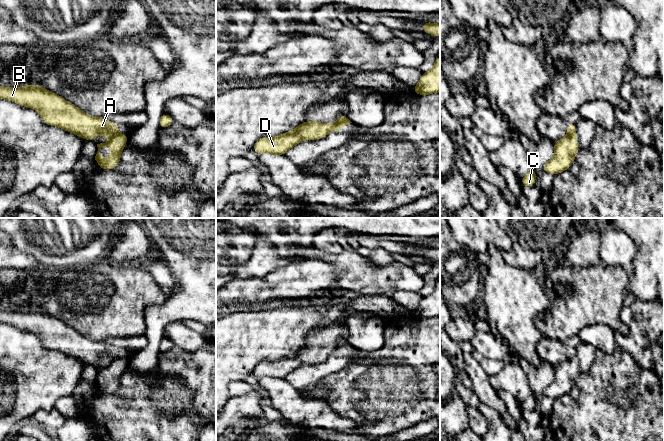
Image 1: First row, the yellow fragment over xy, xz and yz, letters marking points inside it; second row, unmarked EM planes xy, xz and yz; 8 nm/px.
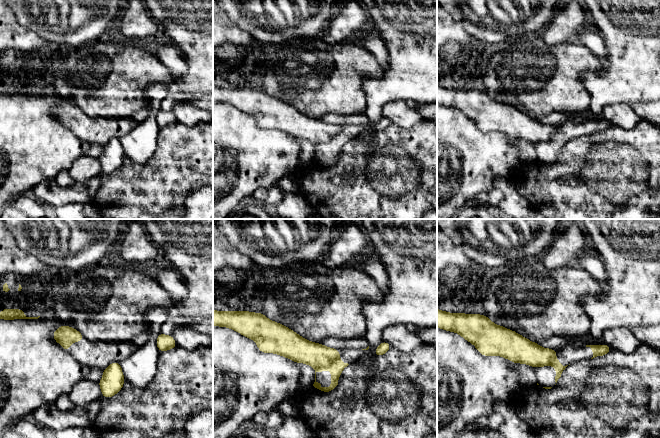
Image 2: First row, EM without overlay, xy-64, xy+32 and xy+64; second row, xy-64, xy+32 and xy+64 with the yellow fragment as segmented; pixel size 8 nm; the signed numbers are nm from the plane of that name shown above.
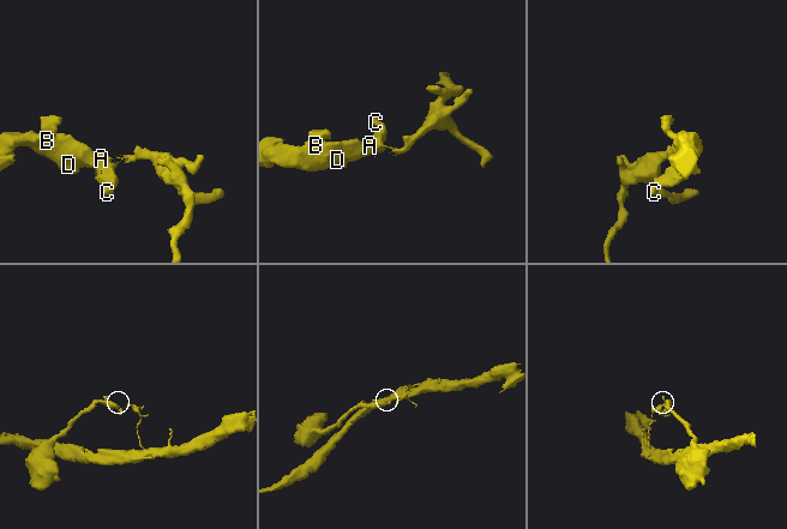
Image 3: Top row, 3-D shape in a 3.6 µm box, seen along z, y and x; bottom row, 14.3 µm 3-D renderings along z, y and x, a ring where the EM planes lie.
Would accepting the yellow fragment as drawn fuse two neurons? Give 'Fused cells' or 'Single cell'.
Fused cells

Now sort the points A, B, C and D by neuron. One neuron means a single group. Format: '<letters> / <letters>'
A B D / C

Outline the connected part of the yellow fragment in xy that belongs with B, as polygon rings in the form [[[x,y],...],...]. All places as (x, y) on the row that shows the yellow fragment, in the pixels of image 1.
[[[40,85],[0,87],[0,99],[7,99],[39,113],[43,123],[62,128],[82,139],[93,141],[97,135],[110,138],[117,134],[119,124],[105,117],[92,117],[61,96]]]

